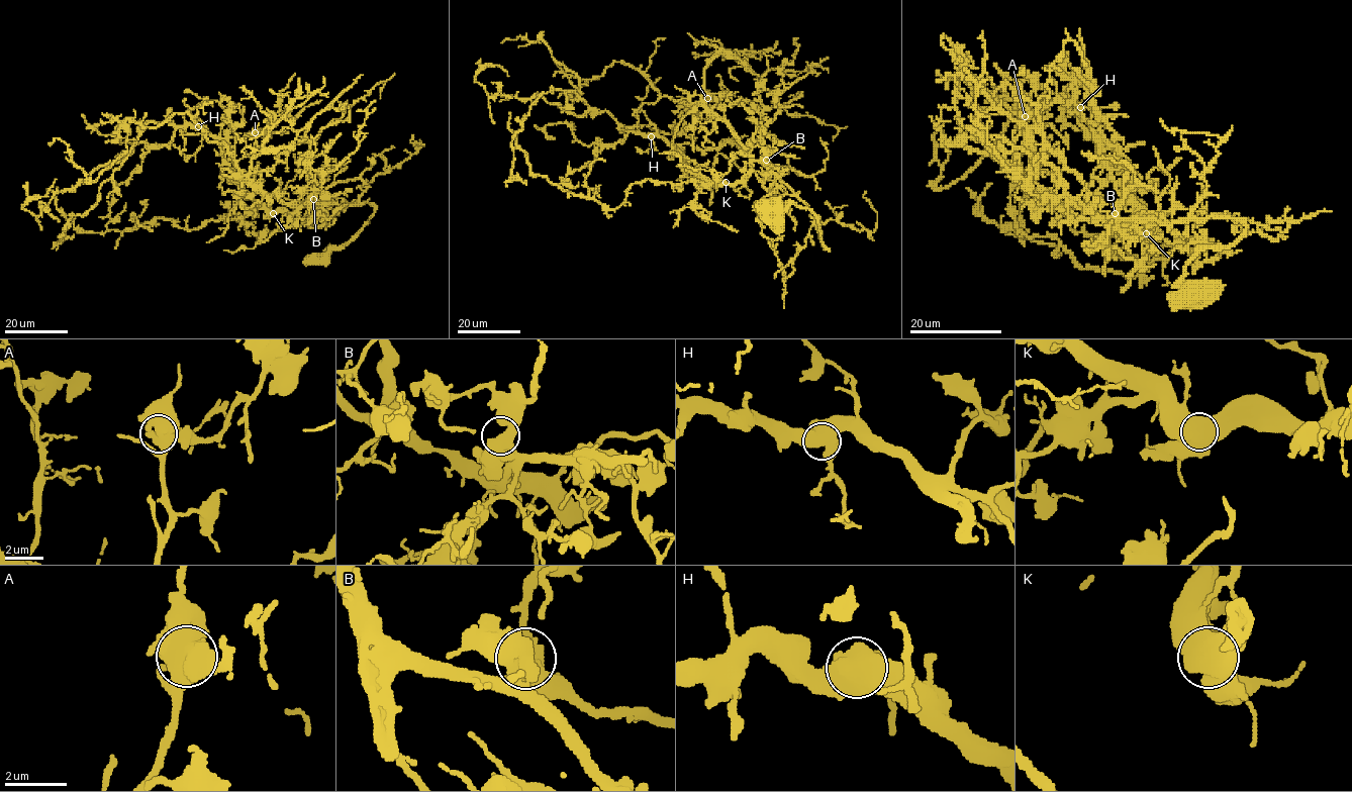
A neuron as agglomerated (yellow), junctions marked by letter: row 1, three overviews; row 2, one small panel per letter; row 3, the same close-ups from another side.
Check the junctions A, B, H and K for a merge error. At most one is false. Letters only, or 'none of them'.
none of them

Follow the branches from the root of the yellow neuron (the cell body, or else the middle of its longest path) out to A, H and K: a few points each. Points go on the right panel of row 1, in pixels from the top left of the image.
A: (1184, 302), (1184, 267), (1201, 250), (1230, 246), (1245, 223), (1074, 217), (1011, 165), (1025, 116)
H: (1184, 302), (1184, 267), (1230, 246), (1245, 223), (1117, 224), (1149, 231), (1080, 107)
K: (1184, 302), (1178, 282), (1184, 267), (1201, 250), (1230, 246), (1245, 223), (1216, 216), (1116, 223), (1146, 233)

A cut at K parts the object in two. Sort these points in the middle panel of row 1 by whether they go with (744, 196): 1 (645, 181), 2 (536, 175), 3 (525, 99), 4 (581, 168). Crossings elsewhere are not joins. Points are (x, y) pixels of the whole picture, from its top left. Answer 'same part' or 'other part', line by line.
1: other part
2: other part
3: same part
4: same part

